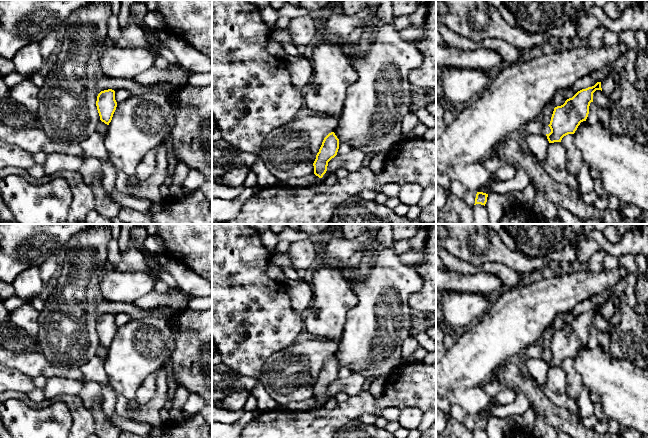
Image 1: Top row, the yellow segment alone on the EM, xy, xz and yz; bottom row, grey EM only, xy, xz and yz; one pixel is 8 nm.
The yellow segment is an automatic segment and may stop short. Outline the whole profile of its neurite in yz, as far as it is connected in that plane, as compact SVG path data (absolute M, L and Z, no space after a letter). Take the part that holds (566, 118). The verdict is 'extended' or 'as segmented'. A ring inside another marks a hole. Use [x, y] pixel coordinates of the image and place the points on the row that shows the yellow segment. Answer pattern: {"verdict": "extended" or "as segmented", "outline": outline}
{"verdict": "as segmented", "outline": "M601 82L594 86L578 91L561 106L554 108L549 134L546 134L549 143L561 142L568 134L574 134L581 122L586 121L590 103L593 102L593 93L601 90Z"}

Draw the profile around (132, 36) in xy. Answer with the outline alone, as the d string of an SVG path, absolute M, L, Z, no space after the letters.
M130 24L123 27L120 38L110 44L116 47L152 50L151 45L146 40L144 31L138 24Z

